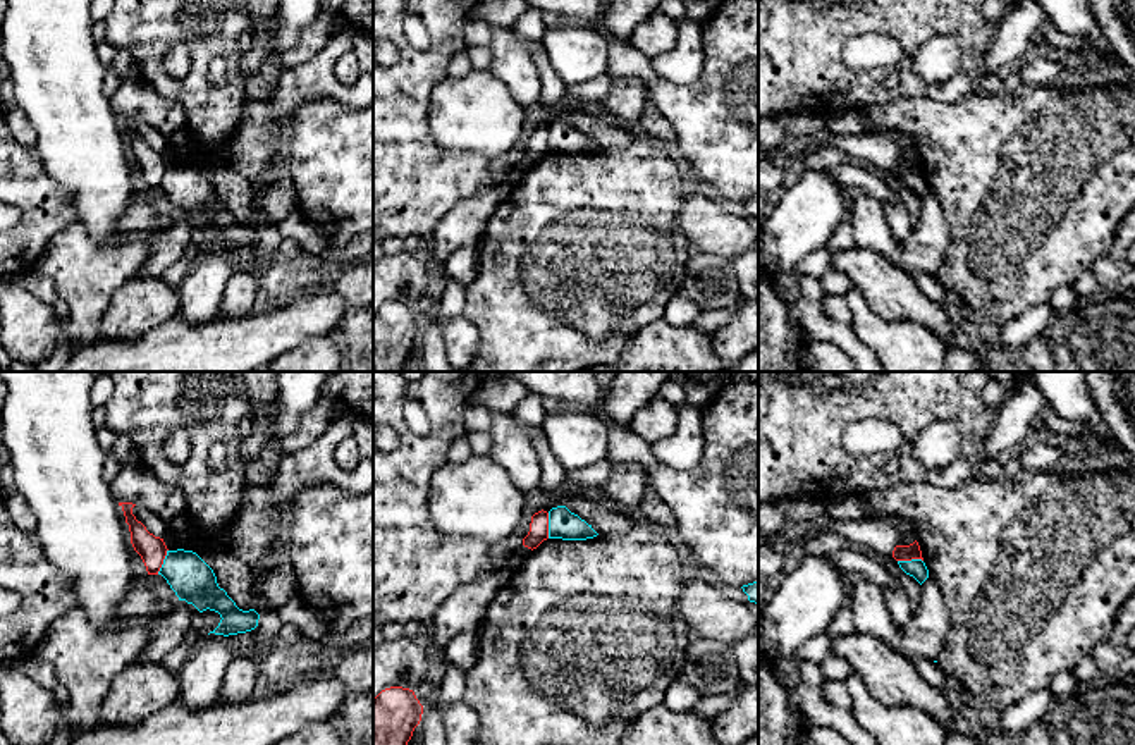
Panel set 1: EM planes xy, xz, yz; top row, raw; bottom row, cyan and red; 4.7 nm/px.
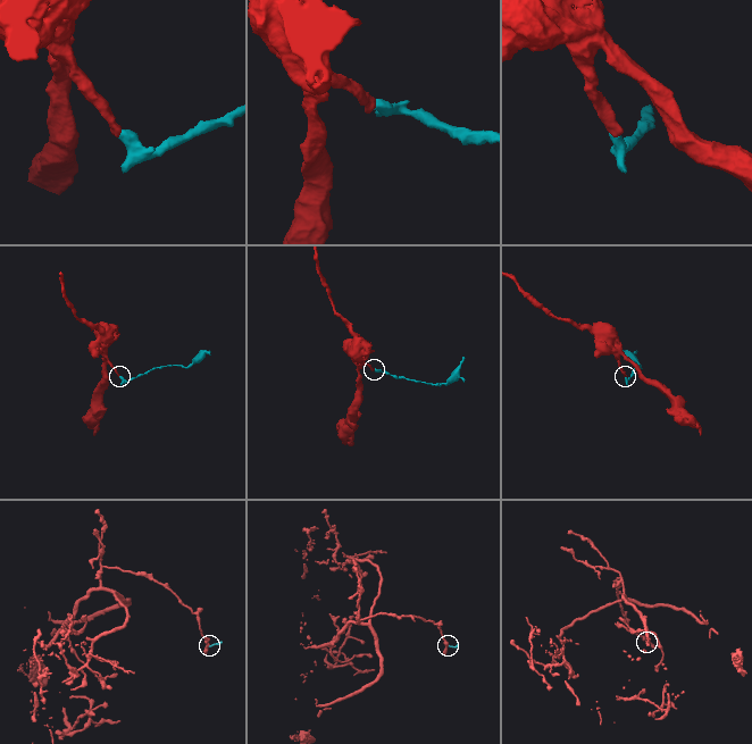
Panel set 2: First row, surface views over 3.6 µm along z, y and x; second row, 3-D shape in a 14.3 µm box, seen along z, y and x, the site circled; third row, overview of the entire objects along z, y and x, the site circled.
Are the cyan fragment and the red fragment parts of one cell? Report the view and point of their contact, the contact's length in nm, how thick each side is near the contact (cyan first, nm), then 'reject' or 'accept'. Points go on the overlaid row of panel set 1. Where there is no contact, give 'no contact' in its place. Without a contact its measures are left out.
xz (549, 525) | 120 nm | 140/100 nm | reject

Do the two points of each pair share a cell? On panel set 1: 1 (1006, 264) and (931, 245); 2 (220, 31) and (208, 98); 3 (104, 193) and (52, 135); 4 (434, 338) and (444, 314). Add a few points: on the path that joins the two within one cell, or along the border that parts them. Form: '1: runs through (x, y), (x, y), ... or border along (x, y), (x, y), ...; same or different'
1: border along (943, 209), (948, 250), (936, 274); different
2: runs through (203, 49), (200, 81); same
3: runs through (97, 179), (66, 148); same
4: runs through (434, 332), (439, 319); same

